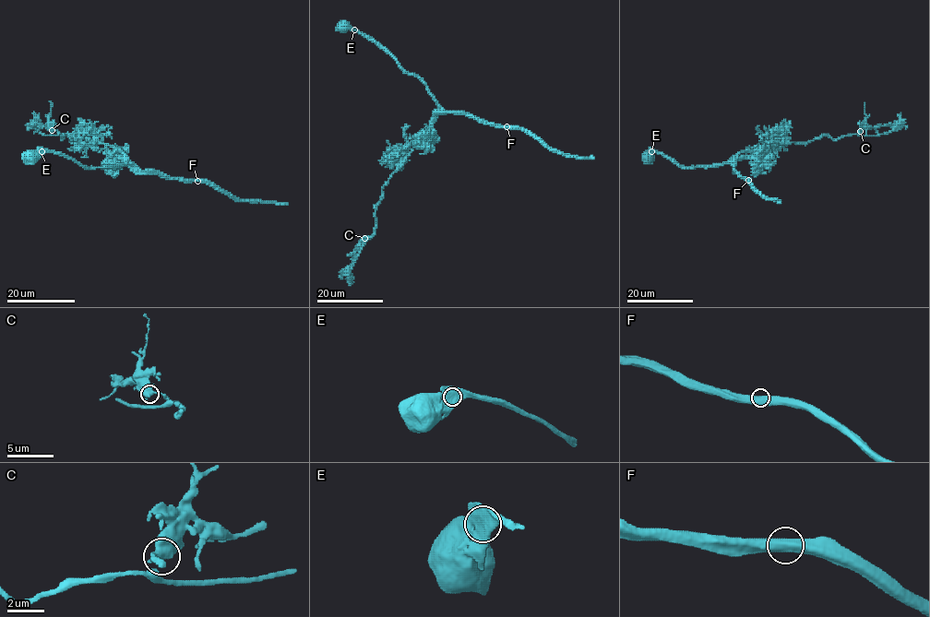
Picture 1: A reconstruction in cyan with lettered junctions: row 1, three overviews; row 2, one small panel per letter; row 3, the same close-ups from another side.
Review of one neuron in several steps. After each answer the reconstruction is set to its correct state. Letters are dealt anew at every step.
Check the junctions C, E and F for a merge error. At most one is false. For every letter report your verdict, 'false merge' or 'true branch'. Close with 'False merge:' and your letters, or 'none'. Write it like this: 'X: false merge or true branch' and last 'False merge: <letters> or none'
C: true branch
E: false merge
F: true branch
False merge: E

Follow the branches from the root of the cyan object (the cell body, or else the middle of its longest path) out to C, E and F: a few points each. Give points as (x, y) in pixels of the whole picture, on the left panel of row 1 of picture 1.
C: (29, 160), (53, 151), (86, 167), (127, 160), (101, 141), (72, 142), (52, 130)
E: (29, 160), (32, 160), (41, 151)
F: (29, 160), (35, 160), (44, 152), (53, 151), (86, 167), (132, 164), (172, 178), (197, 181)

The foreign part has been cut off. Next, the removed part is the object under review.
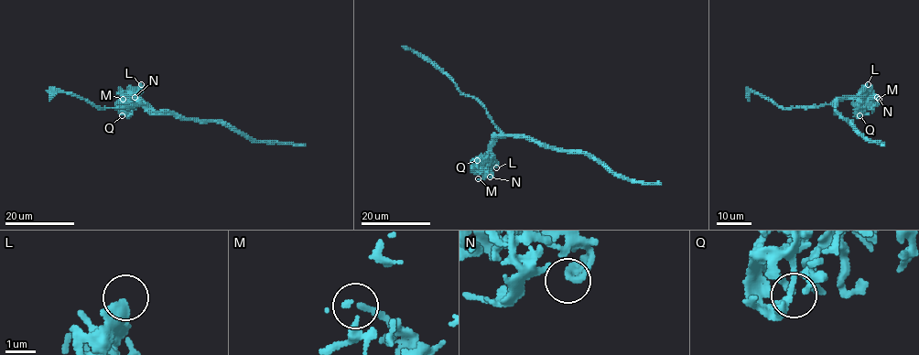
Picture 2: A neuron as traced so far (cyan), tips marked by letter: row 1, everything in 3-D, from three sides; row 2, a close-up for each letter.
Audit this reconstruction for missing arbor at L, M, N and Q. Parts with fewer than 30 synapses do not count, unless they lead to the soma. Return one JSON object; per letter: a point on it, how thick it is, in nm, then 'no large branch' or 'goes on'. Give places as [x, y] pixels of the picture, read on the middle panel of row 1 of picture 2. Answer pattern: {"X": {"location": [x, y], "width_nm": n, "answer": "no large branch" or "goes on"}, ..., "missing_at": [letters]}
{"L": {"location": [496, 167], "width_nm": 360, "answer": "no large branch"}, "M": {"location": [478, 178], "width_nm": 160, "answer": "no large branch"}, "N": {"location": [490, 177], "width_nm": 320, "answer": "no large branch"}, "Q": {"location": [477, 160], "width_nm": 240, "answer": "no large branch"}, "missing_at": []}

